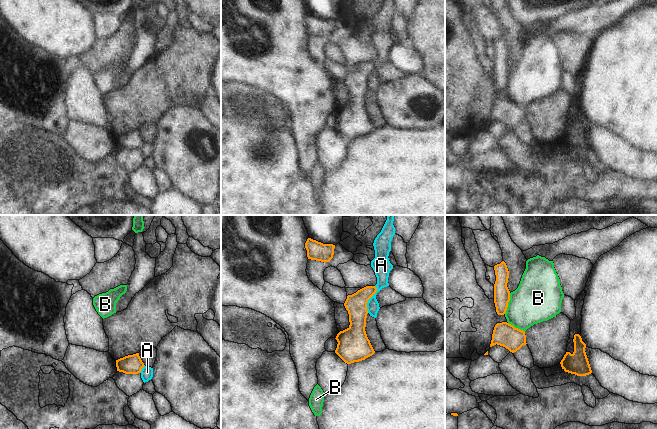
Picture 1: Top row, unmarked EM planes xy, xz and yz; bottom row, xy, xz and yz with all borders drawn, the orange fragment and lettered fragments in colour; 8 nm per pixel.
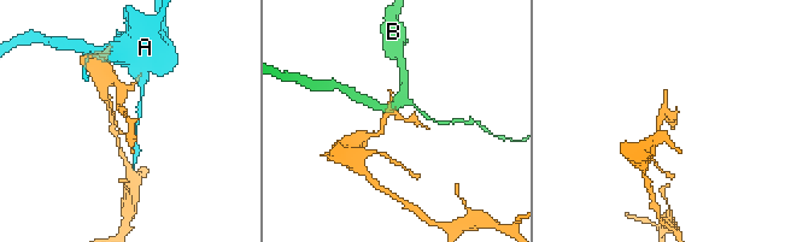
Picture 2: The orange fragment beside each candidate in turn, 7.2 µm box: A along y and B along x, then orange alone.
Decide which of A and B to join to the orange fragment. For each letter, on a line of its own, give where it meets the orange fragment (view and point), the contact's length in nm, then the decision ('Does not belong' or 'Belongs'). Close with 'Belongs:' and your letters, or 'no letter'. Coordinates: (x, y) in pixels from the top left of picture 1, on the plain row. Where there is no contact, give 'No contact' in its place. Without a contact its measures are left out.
A: Touches orange at xz (369, 74). Shared border 220 nm. Does not belong
B: Touches orange at yz (507, 79). Shared border 180 nm. Does not belong
Belongs: no letter

